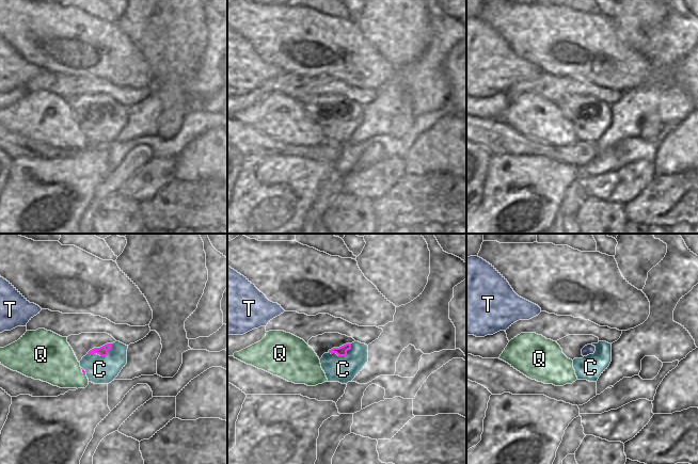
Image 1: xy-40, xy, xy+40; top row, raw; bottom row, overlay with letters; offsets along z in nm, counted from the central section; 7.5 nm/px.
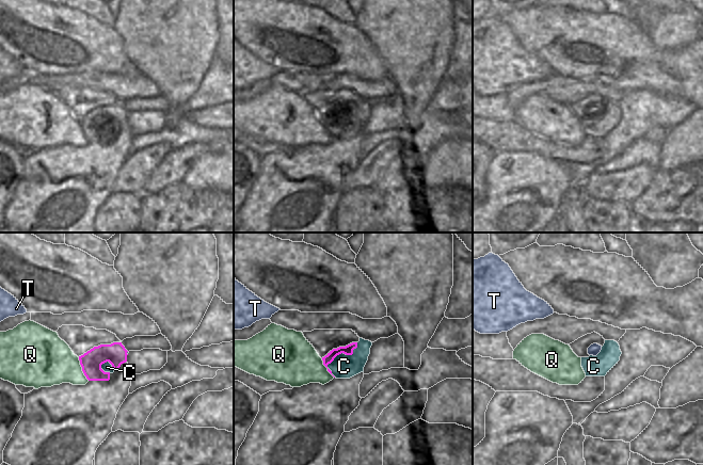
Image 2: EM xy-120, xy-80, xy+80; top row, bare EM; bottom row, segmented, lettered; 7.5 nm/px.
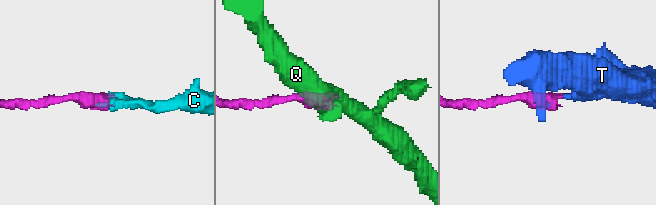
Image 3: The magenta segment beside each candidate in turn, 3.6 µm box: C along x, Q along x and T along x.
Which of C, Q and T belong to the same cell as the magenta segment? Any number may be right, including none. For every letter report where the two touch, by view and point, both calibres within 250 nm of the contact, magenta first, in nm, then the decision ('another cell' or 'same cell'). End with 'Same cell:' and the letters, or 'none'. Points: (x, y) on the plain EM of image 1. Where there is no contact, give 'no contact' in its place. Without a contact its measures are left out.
C: meets magenta in xy-40 at (102, 116); 80 nm thick on the magenta side, 200 nm on the other; same cell
Q: meets magenta in xy-40 at (82, 132); 20 nm thick on the magenta side, 340 nm on the other; another cell
T: no contact; another cell
Same cell: C

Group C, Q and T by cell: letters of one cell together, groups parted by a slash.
C / Q / T

